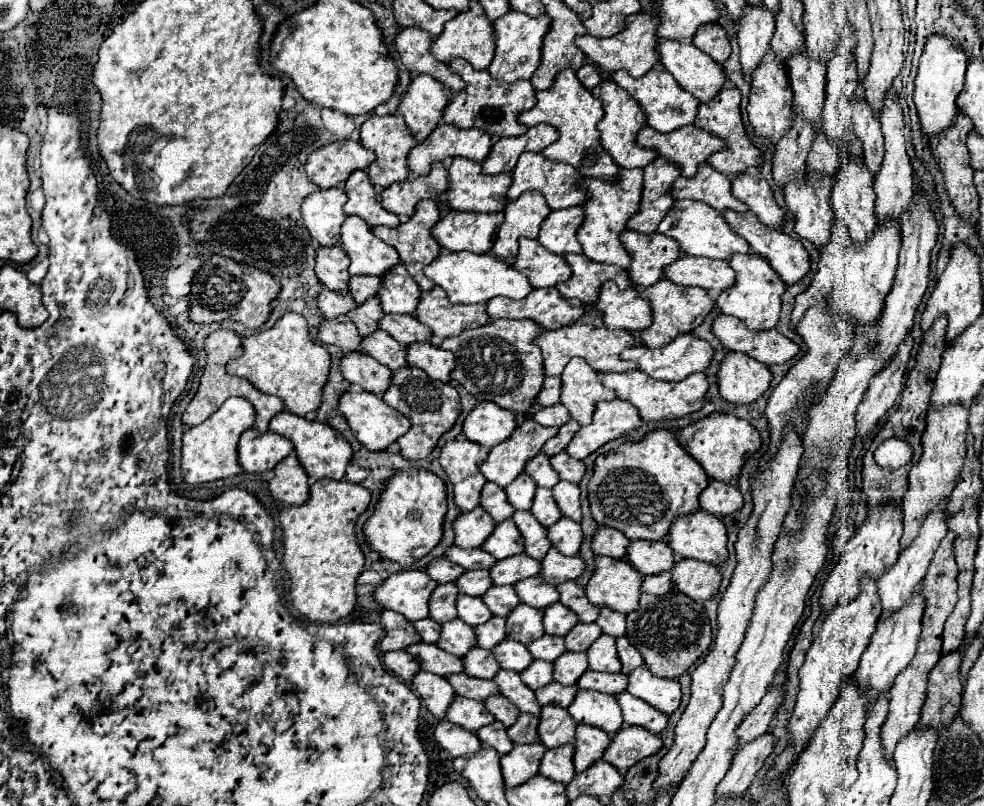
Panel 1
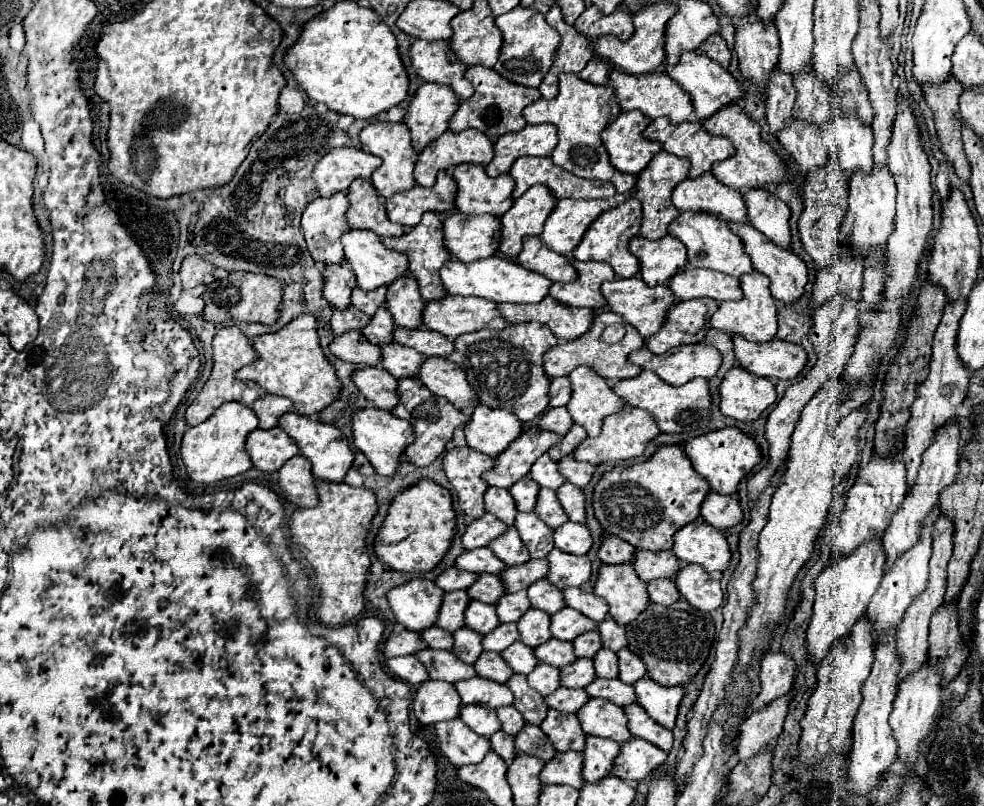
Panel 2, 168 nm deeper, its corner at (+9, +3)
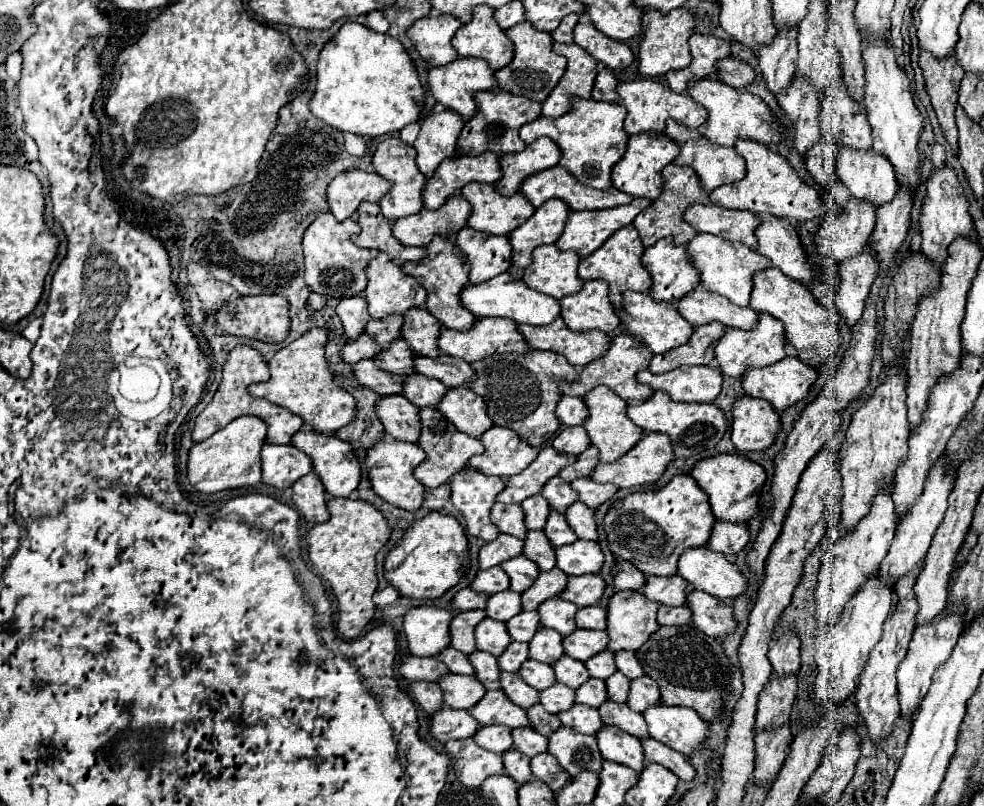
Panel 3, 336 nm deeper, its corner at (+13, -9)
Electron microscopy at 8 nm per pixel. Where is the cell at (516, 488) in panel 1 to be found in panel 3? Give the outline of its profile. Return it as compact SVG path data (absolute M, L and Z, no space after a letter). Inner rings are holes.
M541 494L529 496L521 502L521 508L525 512L525 526L529 530L543 530L543 522L547 520L549 514L549 504Z

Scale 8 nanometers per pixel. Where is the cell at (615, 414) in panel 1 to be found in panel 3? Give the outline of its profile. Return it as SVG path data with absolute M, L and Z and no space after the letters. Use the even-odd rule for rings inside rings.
M643 432L641 440L619 460L615 462L599 462L591 474L593 482L611 482L619 488L633 488L643 484L653 484L661 478L665 466L673 460L673 450L667 434L661 432Z

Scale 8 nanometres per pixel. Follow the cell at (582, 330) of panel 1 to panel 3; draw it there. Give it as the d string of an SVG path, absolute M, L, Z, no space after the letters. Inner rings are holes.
M617 334L617 336L611 338L609 348L607 348L607 352L605 352L601 358L597 358L597 360L589 362L587 366L583 366L581 372L577 374L577 378L575 378L573 382L567 382L567 380L561 380L561 378L559 378L557 386L559 386L559 390L561 390L563 394L583 396L587 390L591 390L591 386L605 384L605 386L609 386L619 398L623 398L623 400L627 400L627 402L629 402L629 400L643 402L643 398L649 398L649 396L653 394L653 390L651 390L649 386L639 384L639 382L635 380L635 374L637 374L639 370L643 370L643 368L649 366L651 356L653 356L653 354L647 350L647 346L645 346L643 342L639 342L637 338L633 338L633 336L629 336L629 334Z

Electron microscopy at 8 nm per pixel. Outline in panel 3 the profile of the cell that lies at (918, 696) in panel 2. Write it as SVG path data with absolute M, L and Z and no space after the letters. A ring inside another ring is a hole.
M949 606L945 612L941 612L937 618L933 618L929 624L915 628L913 640L909 642L909 652L907 658L901 662L897 670L897 692L899 692L899 706L901 706L901 718L905 722L911 722L913 716L917 714L923 698L927 696L931 684L933 684L933 674L937 668L941 668L947 658L951 656L951 650L957 644L957 638L961 634L961 616L963 616L963 606Z

